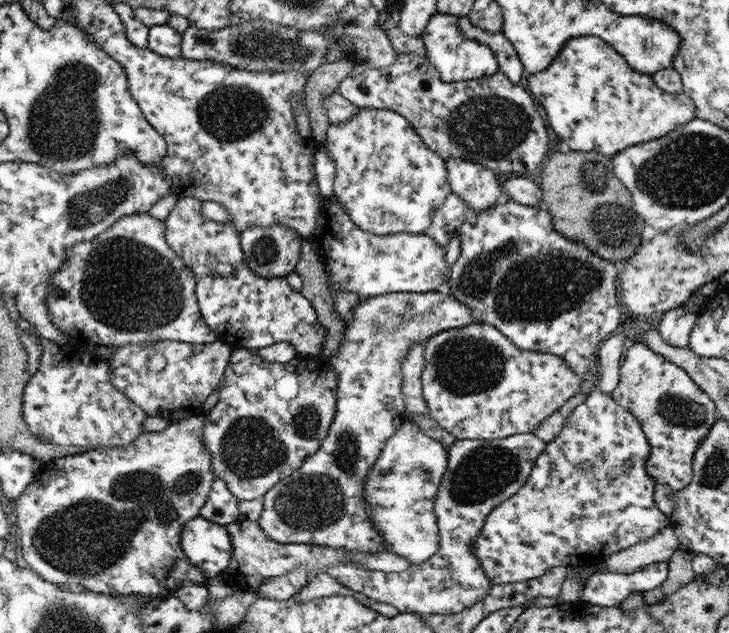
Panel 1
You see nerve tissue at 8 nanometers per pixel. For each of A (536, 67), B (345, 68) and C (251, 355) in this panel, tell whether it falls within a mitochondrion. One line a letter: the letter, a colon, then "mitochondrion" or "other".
A: other
B: other
C: other

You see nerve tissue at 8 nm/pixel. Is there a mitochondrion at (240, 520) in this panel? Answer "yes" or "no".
no

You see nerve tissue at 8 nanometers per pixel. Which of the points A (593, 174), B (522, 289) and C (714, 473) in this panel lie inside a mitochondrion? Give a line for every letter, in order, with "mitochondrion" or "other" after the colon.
A: mitochondrion
B: mitochondrion
C: mitochondrion

